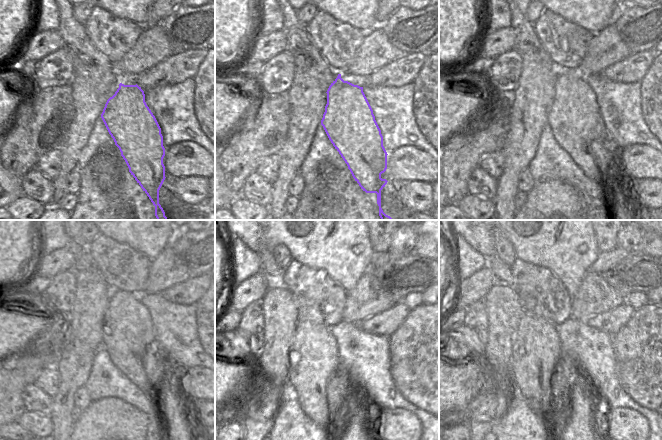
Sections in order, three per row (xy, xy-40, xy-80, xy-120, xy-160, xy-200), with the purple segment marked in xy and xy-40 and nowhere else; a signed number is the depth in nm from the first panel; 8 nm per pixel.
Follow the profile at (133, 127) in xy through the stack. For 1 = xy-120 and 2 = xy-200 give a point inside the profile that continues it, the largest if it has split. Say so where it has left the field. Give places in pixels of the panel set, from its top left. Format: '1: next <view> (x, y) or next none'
1: next xy-120 (127, 329)
2: next xy-200 (536, 345)

